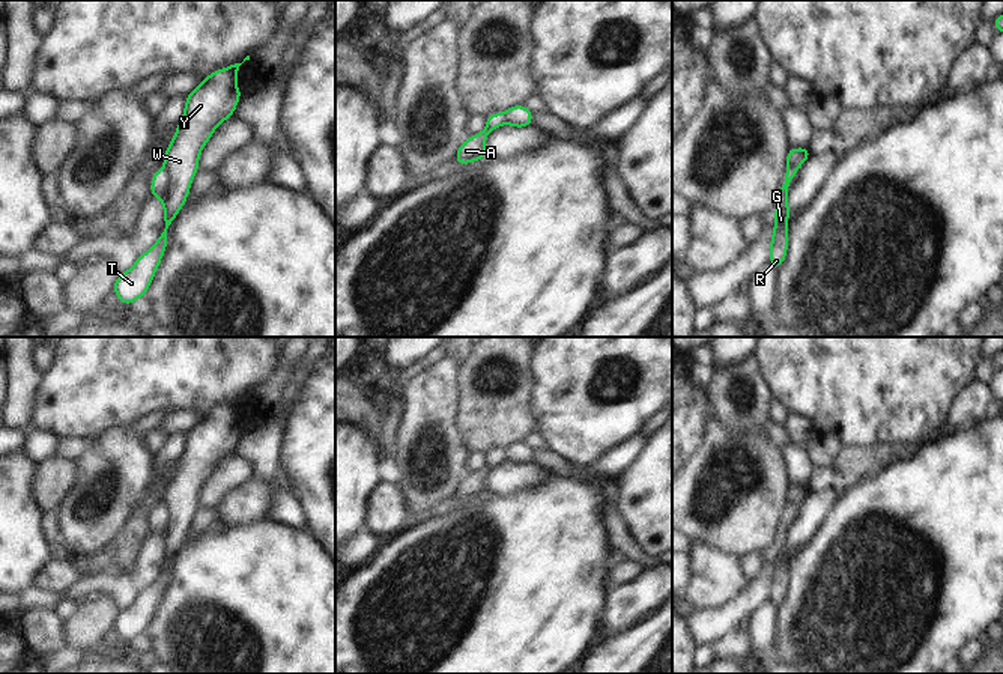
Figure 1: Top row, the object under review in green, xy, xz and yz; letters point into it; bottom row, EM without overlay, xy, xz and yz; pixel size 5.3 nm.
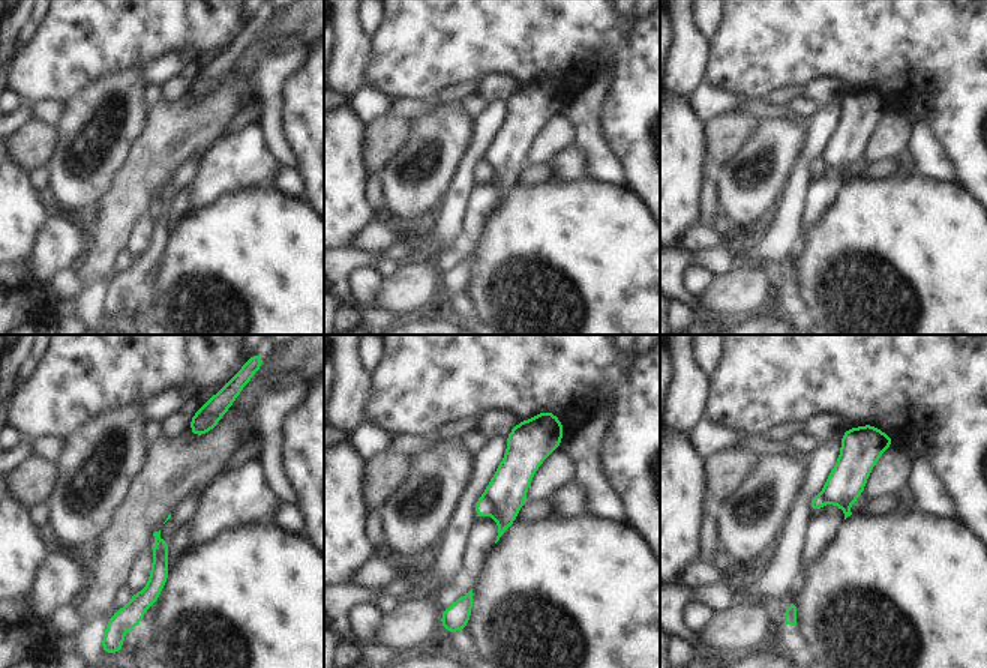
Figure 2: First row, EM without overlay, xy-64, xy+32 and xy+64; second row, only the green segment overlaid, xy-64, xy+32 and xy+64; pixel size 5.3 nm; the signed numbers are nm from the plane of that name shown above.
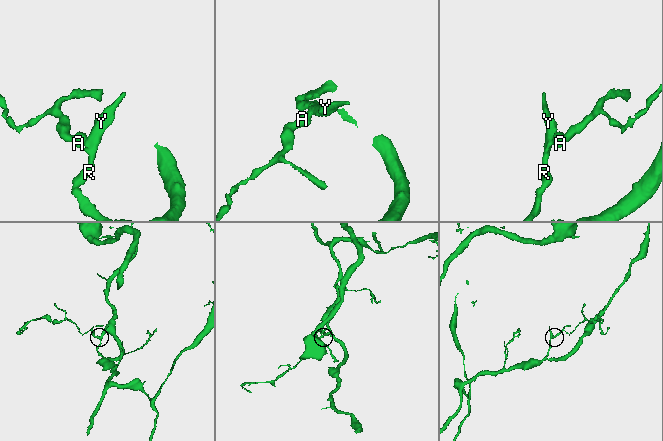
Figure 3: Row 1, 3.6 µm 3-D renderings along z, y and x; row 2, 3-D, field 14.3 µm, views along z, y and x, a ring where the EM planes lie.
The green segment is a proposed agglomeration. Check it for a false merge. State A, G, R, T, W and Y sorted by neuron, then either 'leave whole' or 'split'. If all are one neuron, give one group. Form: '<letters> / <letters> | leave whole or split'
A / G R T W Y | split

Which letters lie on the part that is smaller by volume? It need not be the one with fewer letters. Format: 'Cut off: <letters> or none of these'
Cut off: A

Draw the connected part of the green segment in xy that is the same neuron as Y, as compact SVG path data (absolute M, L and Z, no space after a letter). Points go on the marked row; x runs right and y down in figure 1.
M242 63L209 74L185 99L185 111L164 153L164 184L152 185L149 194L164 205L164 226L156 242L123 274L113 290L122 304L131 305L146 296L168 245L168 230L188 199L191 181L198 172L198 156L221 122L232 117L242 92L236 75Z

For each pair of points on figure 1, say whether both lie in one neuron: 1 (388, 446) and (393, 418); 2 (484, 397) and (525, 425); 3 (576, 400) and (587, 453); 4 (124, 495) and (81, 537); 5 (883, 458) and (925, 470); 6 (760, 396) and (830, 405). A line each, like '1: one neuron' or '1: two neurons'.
1: one neuron
2: one neuron
3: one neuron
4: one neuron
5: two neurons
6: two neurons

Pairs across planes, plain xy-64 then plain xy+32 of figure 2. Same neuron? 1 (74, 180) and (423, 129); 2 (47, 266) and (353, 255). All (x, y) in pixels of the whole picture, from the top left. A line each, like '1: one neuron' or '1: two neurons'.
1: one neuron
2: two neurons

